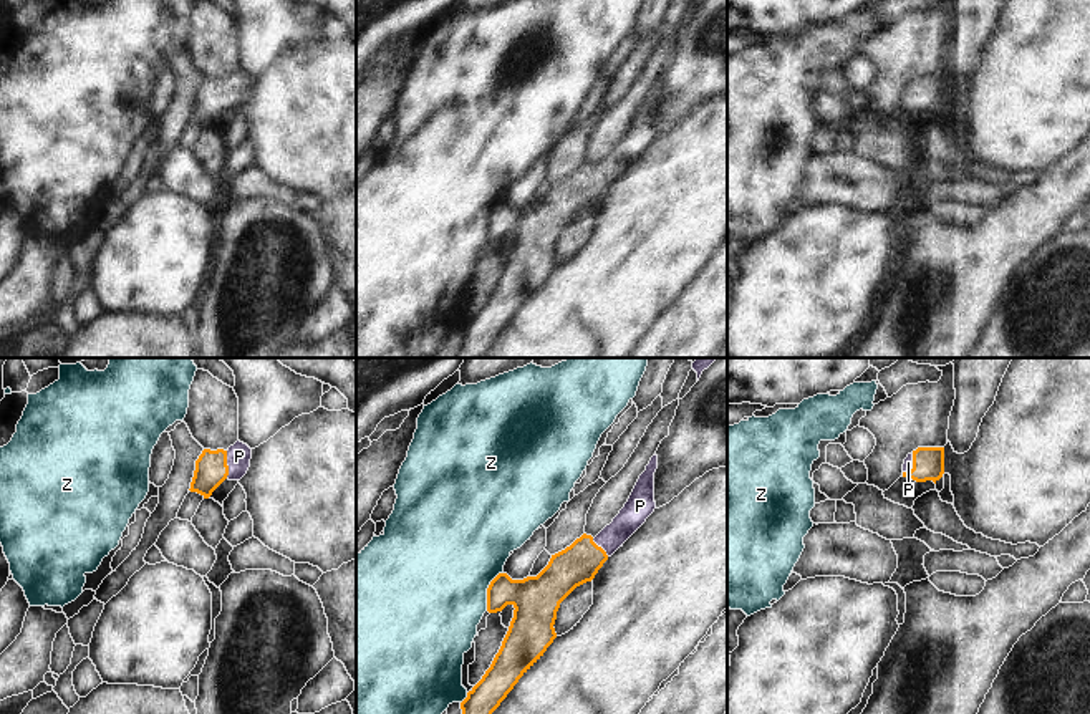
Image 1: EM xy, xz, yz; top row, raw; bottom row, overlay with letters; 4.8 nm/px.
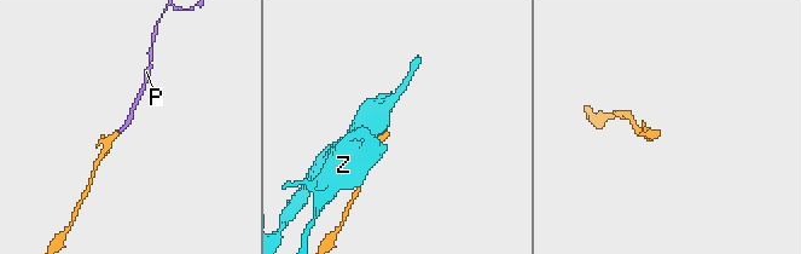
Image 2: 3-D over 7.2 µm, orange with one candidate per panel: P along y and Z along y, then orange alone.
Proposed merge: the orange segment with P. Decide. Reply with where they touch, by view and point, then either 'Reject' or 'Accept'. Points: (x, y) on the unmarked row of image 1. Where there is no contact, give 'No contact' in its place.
Touches orange at xy (226, 93). Accept

